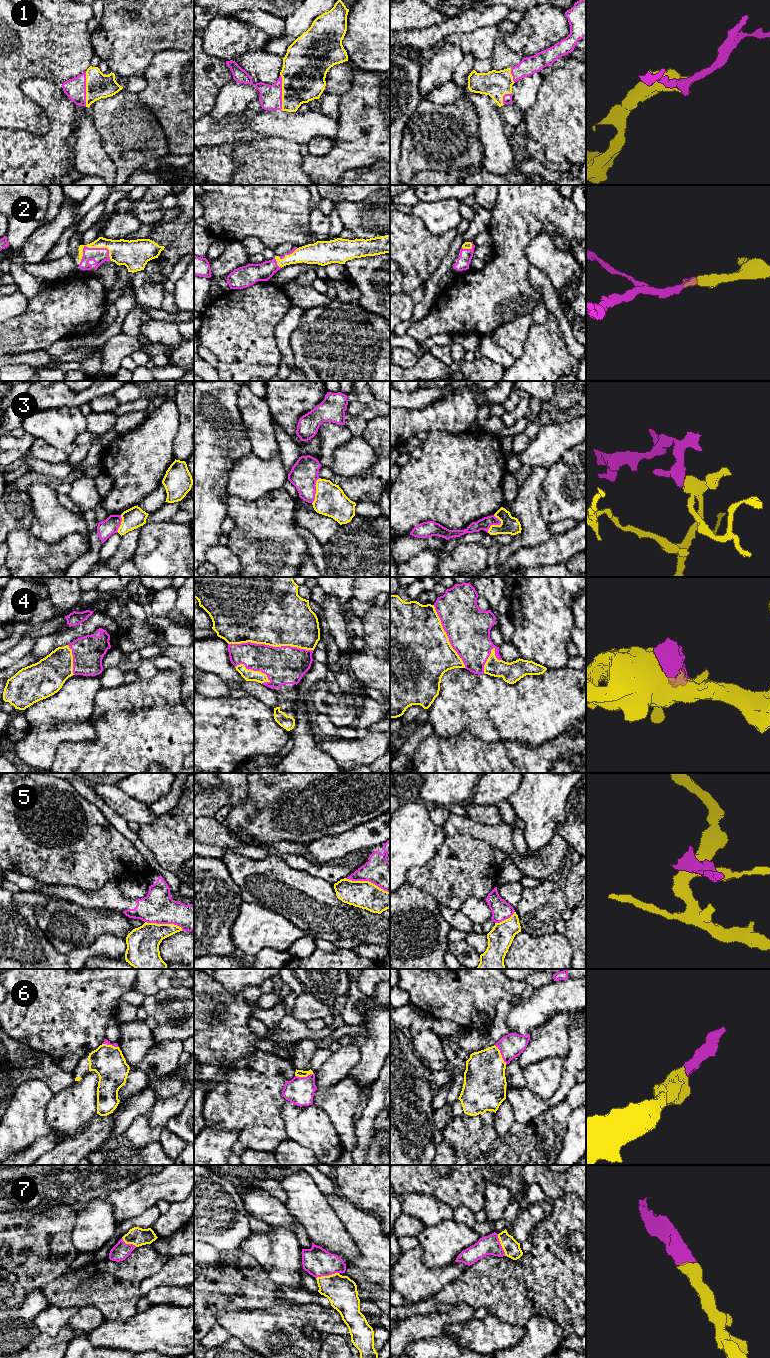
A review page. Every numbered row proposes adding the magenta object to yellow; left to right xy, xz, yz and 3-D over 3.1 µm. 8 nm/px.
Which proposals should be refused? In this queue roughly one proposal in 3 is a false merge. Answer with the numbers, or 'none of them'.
3, 5

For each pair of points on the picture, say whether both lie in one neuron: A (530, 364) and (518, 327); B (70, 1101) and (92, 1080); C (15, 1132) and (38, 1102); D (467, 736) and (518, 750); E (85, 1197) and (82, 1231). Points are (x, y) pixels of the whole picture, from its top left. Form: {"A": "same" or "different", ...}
{"A": "different", "B": "same", "C": "same", "D": "same", "E": "different"}

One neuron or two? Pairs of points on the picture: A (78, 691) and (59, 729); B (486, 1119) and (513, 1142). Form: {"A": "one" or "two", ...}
{"A": "one", "B": "two"}

